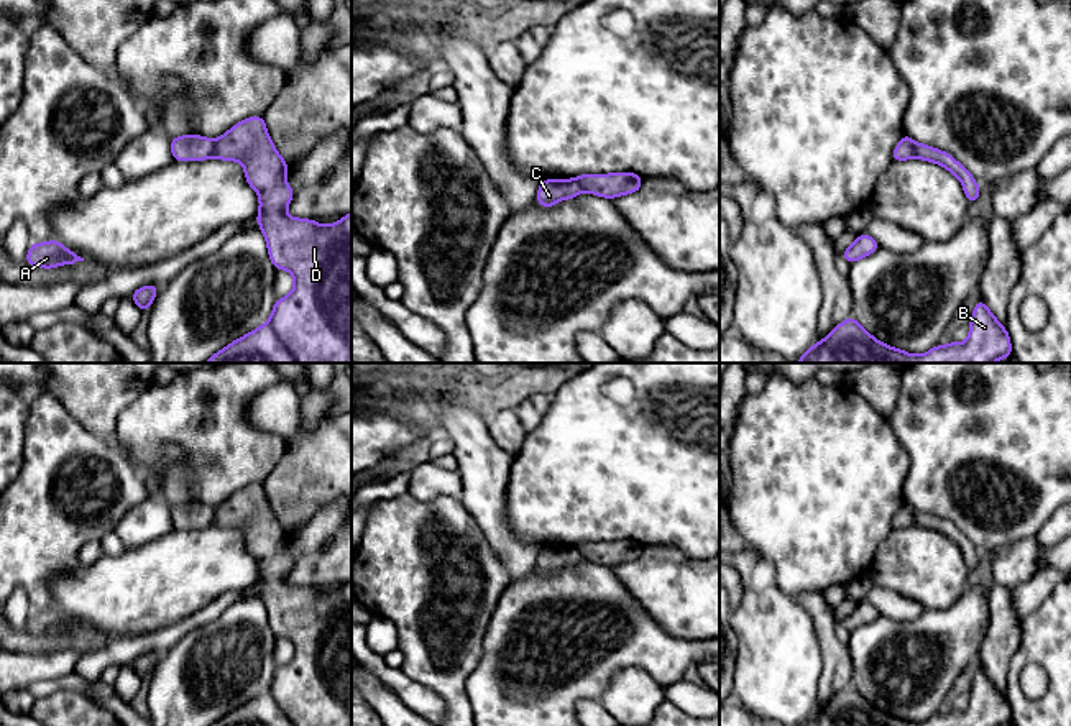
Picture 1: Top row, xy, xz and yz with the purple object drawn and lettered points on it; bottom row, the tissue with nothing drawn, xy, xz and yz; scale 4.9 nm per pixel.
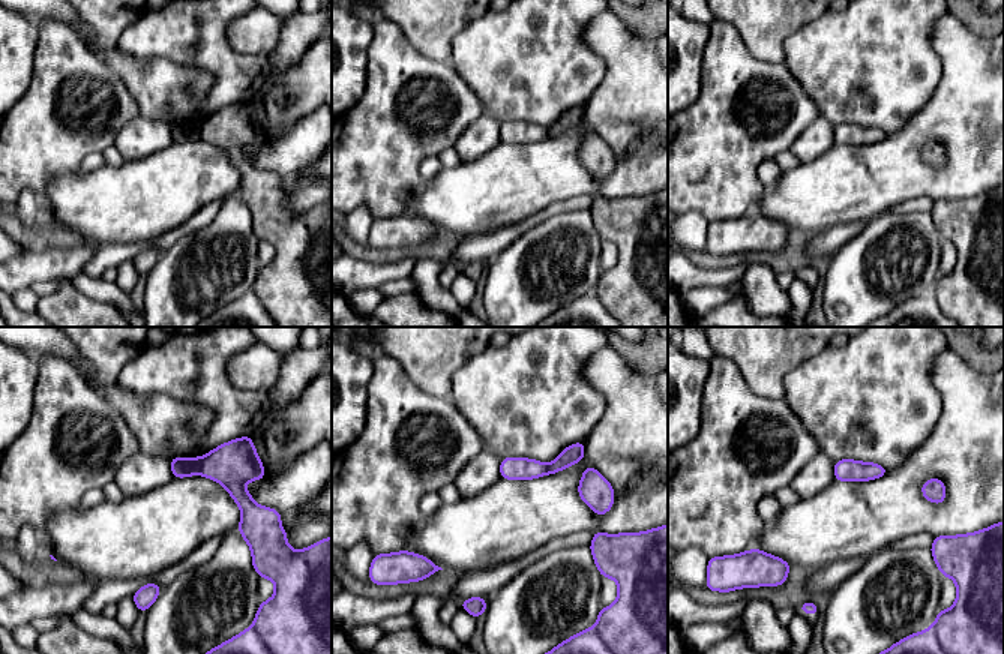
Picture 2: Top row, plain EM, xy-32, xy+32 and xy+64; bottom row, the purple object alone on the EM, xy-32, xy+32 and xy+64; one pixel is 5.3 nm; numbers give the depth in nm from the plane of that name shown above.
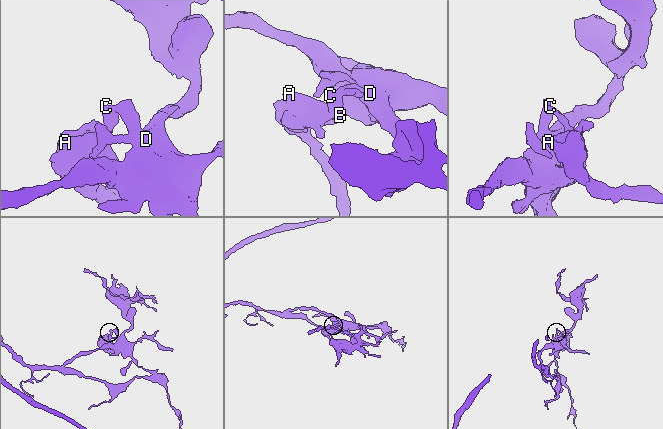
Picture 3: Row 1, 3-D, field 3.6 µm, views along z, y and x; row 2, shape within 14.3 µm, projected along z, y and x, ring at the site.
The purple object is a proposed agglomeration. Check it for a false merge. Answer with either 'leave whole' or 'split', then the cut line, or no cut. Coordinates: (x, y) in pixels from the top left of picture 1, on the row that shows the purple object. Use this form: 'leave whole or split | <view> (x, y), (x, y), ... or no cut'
split | xy (214, 140), (214, 153), (211, 156)

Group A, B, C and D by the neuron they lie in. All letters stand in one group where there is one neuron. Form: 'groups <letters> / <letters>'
groups A B C / D

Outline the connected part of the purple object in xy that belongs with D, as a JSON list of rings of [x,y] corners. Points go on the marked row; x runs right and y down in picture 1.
[[[250,117],[233,125],[227,133],[214,140],[212,158],[238,161],[245,168],[245,177],[260,197],[260,214],[255,220],[268,243],[268,255],[276,269],[286,269],[294,278],[294,289],[283,299],[276,299],[269,325],[294,356],[296,363],[352,363],[352,214],[332,225],[315,220],[294,218],[286,214],[294,192],[286,182],[287,163],[276,151],[263,117]]]

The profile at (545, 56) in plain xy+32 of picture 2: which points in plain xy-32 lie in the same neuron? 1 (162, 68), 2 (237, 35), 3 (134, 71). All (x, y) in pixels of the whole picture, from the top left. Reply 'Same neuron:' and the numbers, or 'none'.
Same neuron: none

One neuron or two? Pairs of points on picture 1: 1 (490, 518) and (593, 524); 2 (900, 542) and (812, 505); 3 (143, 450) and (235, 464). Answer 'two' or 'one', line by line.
1: two
2: two
3: one

